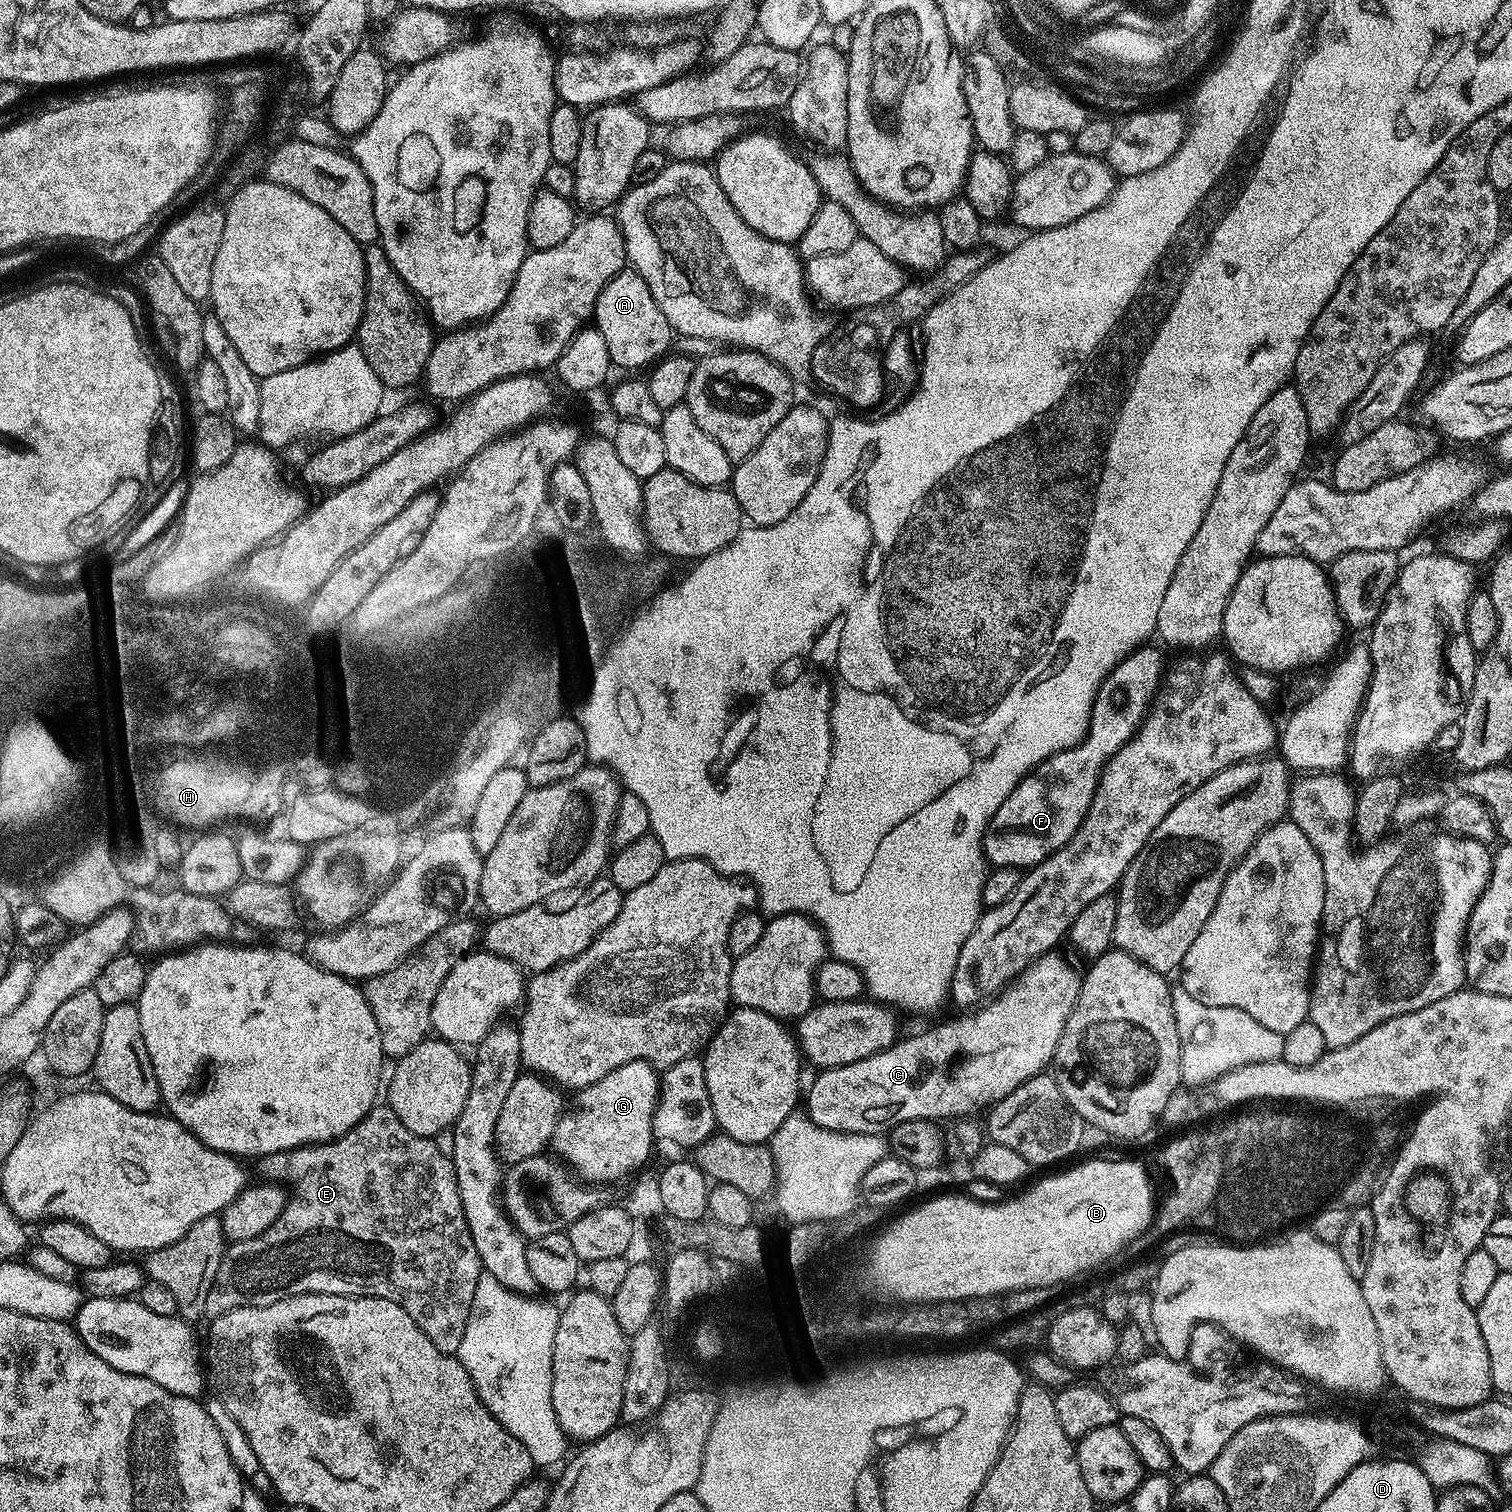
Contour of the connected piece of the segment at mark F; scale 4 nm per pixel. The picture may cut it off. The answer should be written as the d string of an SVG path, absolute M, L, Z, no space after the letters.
M1145 646L1131 652L1118 666L1114 666L1111 678L1104 681L1104 685L1096 695L1096 707L1094 709L1094 722L1088 727L1088 734L1083 742L1073 748L1063 748L1061 752L1055 752L1050 758L1046 758L1028 775L1014 786L1010 798L998 806L994 818L988 823L988 831L984 834L984 859L989 865L997 868L1018 868L1027 870L1040 864L1050 854L1054 854L1082 826L1086 818L1086 810L1090 810L1090 802L1094 798L1094 790L1100 781L1100 771L1104 763L1113 756L1122 745L1127 742L1150 707L1150 701L1155 697L1161 683L1162 675L1166 670L1166 660L1160 657L1160 652L1153 646Z

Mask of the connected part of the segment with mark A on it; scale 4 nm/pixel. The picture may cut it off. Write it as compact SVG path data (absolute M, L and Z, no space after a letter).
M631 270L619 272L598 294L594 326L606 338L606 350L610 350L613 365L619 368L644 368L655 365L673 347L674 333L666 314L658 310L650 286Z

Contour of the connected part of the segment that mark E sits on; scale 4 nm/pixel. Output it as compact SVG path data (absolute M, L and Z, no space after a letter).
M374 1106L344 1136L330 1140L327 1144L310 1144L307 1148L291 1148L278 1154L266 1154L255 1161L256 1172L261 1181L283 1186L290 1195L284 1201L284 1209L279 1218L258 1238L249 1241L238 1241L224 1253L224 1260L218 1266L215 1282L210 1286L210 1294L206 1294L204 1316L215 1318L235 1308L246 1306L270 1306L270 1302L278 1302L287 1296L302 1294L330 1294L331 1296L377 1296L390 1298L390 1302L398 1302L410 1318L443 1352L459 1353L462 1346L462 1334L466 1334L466 1322L470 1318L470 1306L474 1302L474 1286L478 1286L481 1274L478 1250L474 1250L474 1238L466 1226L466 1214L462 1214L462 1198L458 1198L458 1182L454 1178L452 1157L442 1154L432 1138L414 1134L414 1130L406 1130L402 1126L398 1114L387 1106Z

